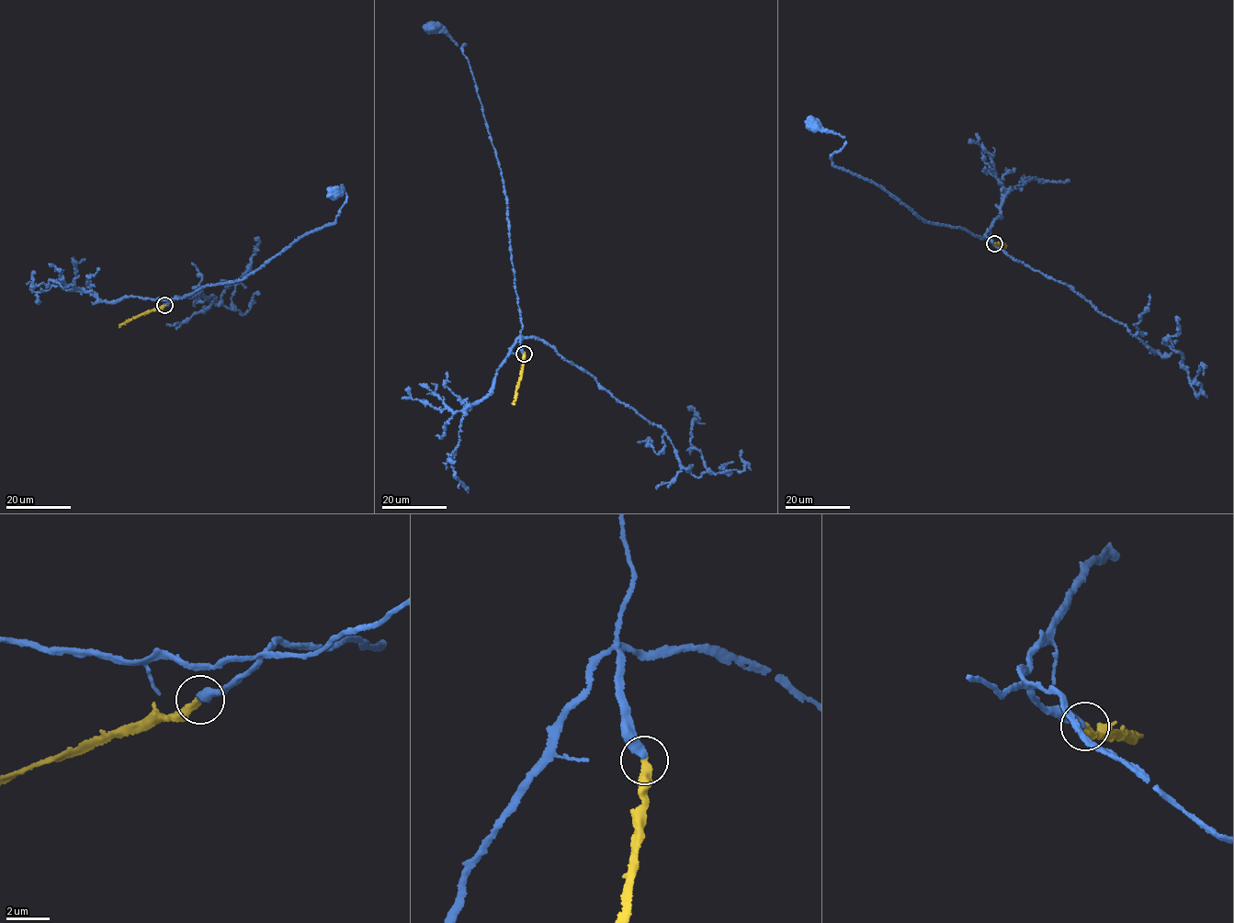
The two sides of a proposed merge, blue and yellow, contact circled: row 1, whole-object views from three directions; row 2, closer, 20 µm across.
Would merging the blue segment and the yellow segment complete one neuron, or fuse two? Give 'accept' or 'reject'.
accept

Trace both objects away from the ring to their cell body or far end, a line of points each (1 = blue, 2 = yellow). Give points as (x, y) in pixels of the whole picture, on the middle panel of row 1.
1: (524, 353), (519, 342), (522, 325), (507, 202), (470, 65), (461, 50), (465, 44), (458, 45), (432, 27)
2: (524, 354), (512, 404)

